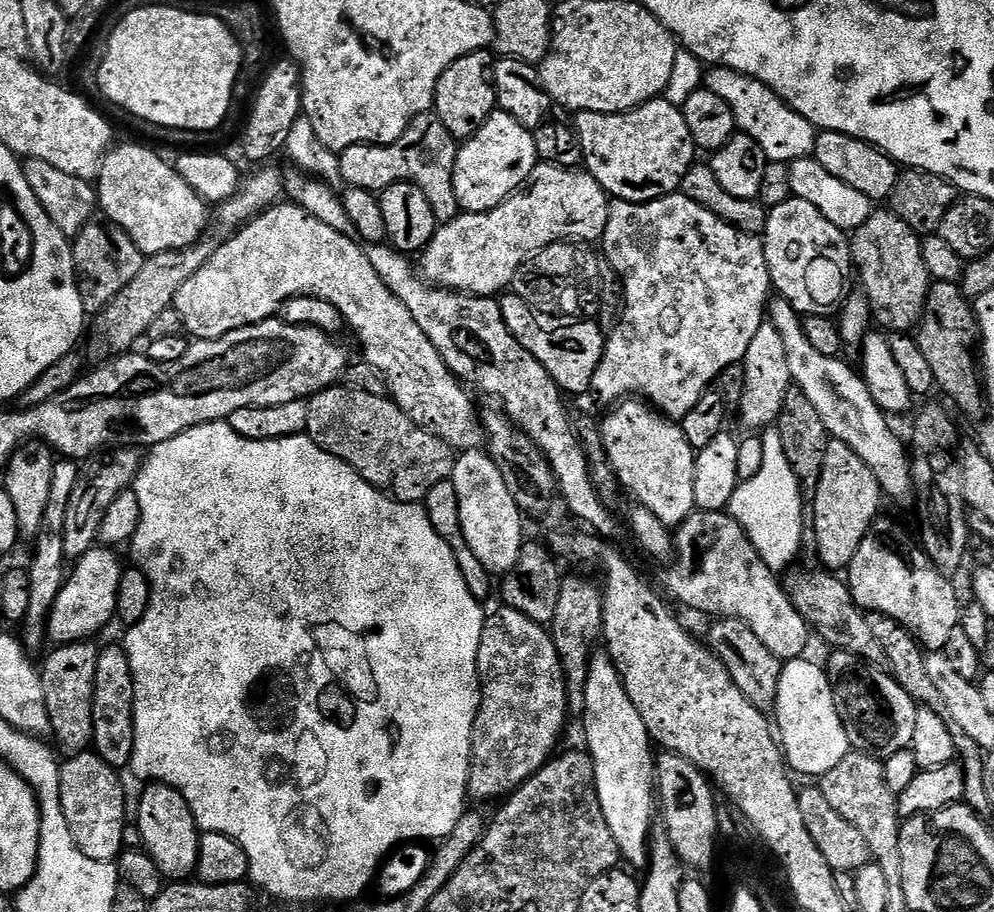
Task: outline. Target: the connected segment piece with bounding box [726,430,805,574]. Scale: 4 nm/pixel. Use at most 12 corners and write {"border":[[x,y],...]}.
{"border":[[779,431],[726,512],[766,566],[797,563],[805,493]]}

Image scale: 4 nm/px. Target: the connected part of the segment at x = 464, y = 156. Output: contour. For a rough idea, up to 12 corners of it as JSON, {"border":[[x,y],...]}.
{"border":[[499,110],[459,145],[454,194],[489,212],[527,184],[536,137]]}

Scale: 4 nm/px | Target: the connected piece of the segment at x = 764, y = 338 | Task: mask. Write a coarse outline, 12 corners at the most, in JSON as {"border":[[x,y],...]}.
{"border":[[770,322],[742,365],[740,420],[764,430],[793,388],[786,342]]}

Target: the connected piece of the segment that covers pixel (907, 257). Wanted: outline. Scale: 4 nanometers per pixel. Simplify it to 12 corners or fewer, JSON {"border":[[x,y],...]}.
{"border":[[876,210],[850,243],[877,325],[911,333],[934,283],[920,233]]}

